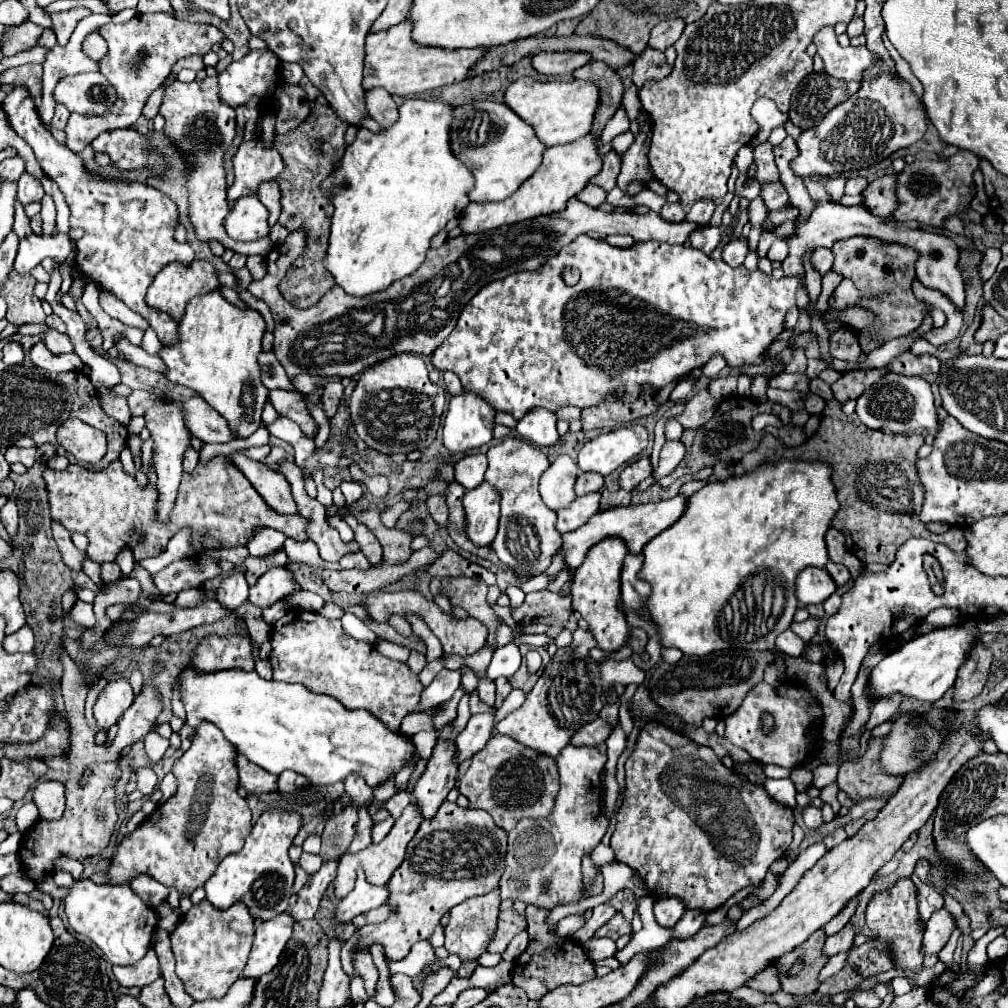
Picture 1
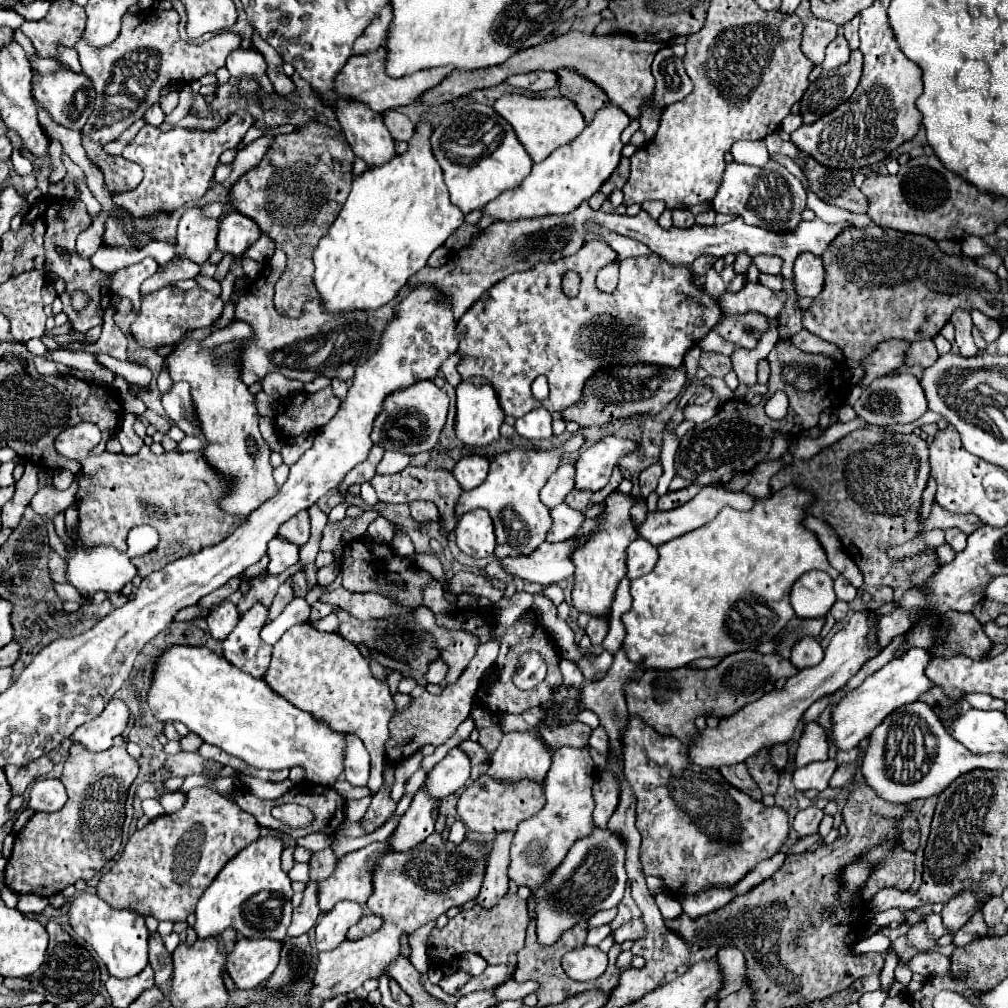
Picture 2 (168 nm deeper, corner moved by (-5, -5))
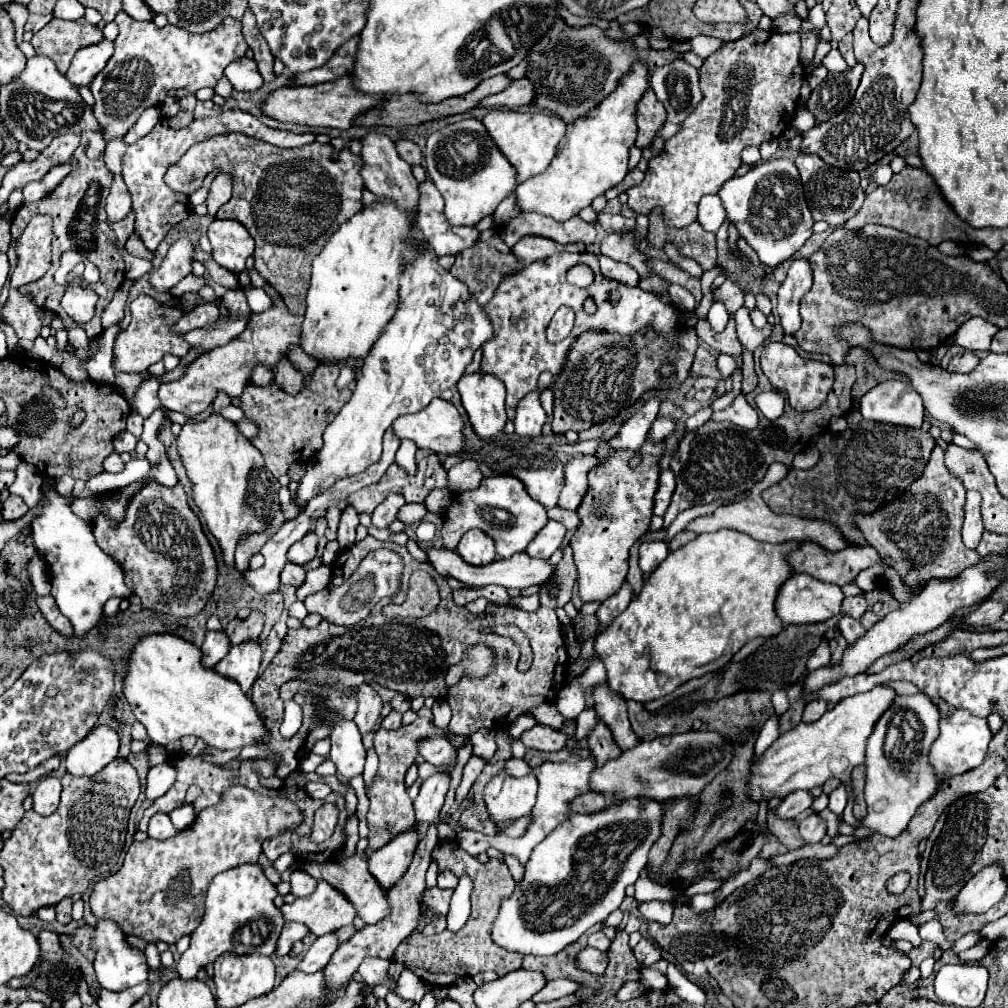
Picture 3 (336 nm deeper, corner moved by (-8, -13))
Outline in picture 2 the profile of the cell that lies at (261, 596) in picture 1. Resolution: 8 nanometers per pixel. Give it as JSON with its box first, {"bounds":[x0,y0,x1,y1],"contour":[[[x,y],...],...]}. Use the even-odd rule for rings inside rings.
{"bounds":[222,603,272,677],"contour":[[[256,603],[222,643],[224,657],[252,677],[264,677],[270,663],[272,647],[260,639],[260,629],[266,625],[266,619],[268,609]]]}

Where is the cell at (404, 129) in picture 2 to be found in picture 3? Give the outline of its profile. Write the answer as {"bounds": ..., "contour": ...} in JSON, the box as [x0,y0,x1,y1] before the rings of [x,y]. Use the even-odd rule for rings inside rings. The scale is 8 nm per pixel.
{"bounds":[395,137,421,165],"contour":[[[401,137],[401,139],[395,141],[395,147],[397,147],[397,153],[399,153],[409,165],[421,163],[421,149],[417,147],[417,143]]]}

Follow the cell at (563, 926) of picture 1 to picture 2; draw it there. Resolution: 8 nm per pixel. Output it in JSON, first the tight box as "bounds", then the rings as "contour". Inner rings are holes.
{"bounds":[588,907,618,927],"contour":[[[614,907],[614,909],[608,909],[608,911],[598,911],[596,915],[592,915],[592,917],[588,919],[588,923],[590,923],[590,927],[608,925],[608,923],[612,923],[612,921],[614,921],[616,913],[618,913],[618,909],[616,909],[616,907]]]}

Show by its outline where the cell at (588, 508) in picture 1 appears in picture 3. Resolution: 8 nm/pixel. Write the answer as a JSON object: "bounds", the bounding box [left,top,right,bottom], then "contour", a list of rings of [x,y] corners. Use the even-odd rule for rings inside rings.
{"bounds":[527,521,567,559],"contour":[[[549,521],[537,533],[537,539],[533,539],[533,543],[529,543],[527,553],[533,555],[533,557],[539,557],[539,559],[549,559],[561,547],[565,533],[567,533],[567,529],[565,529],[563,523]]]}

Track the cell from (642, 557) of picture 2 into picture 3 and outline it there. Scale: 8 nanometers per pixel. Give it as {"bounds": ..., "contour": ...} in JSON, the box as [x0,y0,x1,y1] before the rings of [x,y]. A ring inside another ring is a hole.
{"bounds":[639,541,669,575],"contour":[[[645,541],[639,547],[639,567],[645,575],[653,573],[669,555],[669,545],[665,541]]]}

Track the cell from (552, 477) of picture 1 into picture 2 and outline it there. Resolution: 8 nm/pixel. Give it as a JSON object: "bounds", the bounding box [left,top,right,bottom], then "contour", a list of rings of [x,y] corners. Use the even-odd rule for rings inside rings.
{"bounds":[540,463,574,509],"contour":[[[570,463],[558,467],[554,475],[548,477],[544,489],[540,491],[540,501],[548,507],[554,509],[564,501],[564,497],[574,489],[574,467]]]}

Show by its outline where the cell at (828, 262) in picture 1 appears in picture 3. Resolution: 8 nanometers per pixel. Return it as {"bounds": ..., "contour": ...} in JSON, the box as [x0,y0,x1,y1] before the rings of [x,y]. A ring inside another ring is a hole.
{"bounds":[777,259,813,335],"contour":[[[797,259],[791,263],[787,271],[787,279],[783,281],[779,293],[777,293],[777,313],[781,317],[783,331],[787,335],[793,335],[801,327],[801,315],[799,315],[799,305],[801,297],[809,293],[809,287],[813,285],[813,271],[811,263],[807,259]]]}

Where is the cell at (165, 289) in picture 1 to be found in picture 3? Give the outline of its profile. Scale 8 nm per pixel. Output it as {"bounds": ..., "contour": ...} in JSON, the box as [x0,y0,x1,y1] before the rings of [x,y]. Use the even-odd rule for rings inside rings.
{"bounds":[115,295,189,373],"contour":[[[139,295],[131,303],[131,323],[115,341],[115,367],[127,373],[141,373],[149,365],[161,361],[165,355],[185,357],[189,343],[183,333],[173,333],[173,325],[185,317],[187,311],[181,311],[169,303],[159,303],[149,295]]]}

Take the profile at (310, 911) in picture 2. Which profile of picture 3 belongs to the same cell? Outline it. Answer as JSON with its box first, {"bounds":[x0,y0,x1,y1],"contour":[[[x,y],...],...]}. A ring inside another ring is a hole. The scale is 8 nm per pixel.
{"bounds":[277,923,309,955],"contour":[[[285,923],[283,931],[281,931],[281,939],[277,941],[277,955],[287,955],[293,947],[293,943],[301,941],[305,935],[309,933],[307,925],[303,923]]]}

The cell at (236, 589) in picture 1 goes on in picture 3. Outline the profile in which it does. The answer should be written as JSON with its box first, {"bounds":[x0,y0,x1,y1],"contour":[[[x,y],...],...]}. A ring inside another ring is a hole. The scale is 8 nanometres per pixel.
{"bounds":[201,629,231,667],"contour":[[[223,629],[221,631],[207,631],[205,641],[201,645],[203,663],[207,667],[215,667],[229,653],[229,649],[231,649],[231,641]]]}

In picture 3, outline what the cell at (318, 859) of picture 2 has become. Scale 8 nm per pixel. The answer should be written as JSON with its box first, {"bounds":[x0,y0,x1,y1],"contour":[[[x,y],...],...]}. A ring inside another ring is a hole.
{"bounds":[291,871,317,897],"contour":[[[295,871],[291,875],[291,893],[297,897],[307,897],[317,887],[317,879],[307,875],[307,871]]]}

